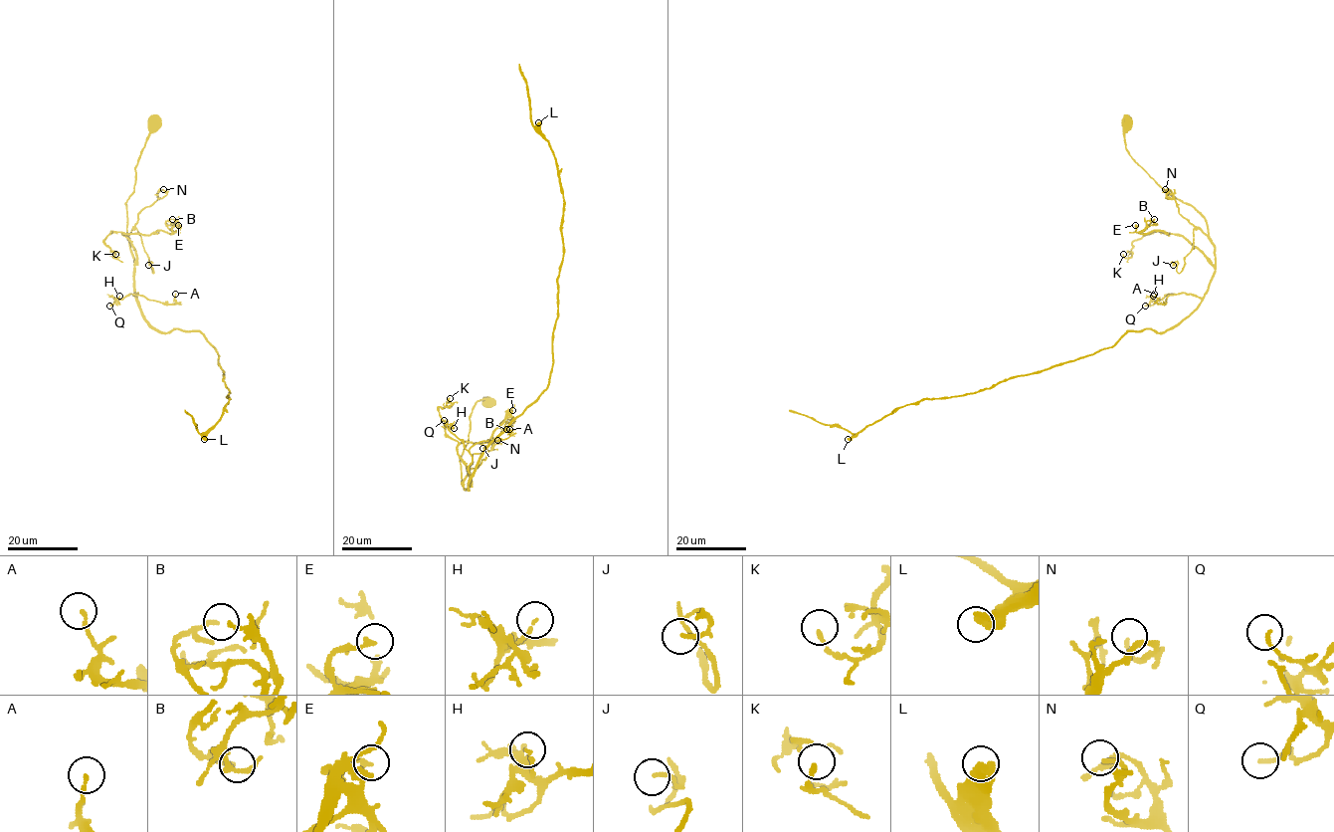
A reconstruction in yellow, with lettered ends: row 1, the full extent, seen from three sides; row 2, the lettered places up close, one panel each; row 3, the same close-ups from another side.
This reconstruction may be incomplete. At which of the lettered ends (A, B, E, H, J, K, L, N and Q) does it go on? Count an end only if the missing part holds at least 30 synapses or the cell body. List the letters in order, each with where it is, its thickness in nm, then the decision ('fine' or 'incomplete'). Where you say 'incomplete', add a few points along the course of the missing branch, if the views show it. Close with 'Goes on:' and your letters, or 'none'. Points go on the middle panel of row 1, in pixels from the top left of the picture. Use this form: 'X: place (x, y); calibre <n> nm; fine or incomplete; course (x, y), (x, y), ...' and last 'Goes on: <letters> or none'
A: place (509, 429); calibre 140 nm; fine
B: place (506, 429); calibre 150 nm; fine
E: place (512, 410); calibre 170 nm; fine
H: place (454, 428); calibre 130 nm; fine
J: place (482, 448); calibre 150 nm; fine
K: place (450, 398); calibre 170 nm; fine
L: place (538, 122); calibre 500 nm; fine
N: place (497, 440); calibre 110 nm; fine
Q: place (444, 420); calibre 100 nm; fine
Goes on: none

